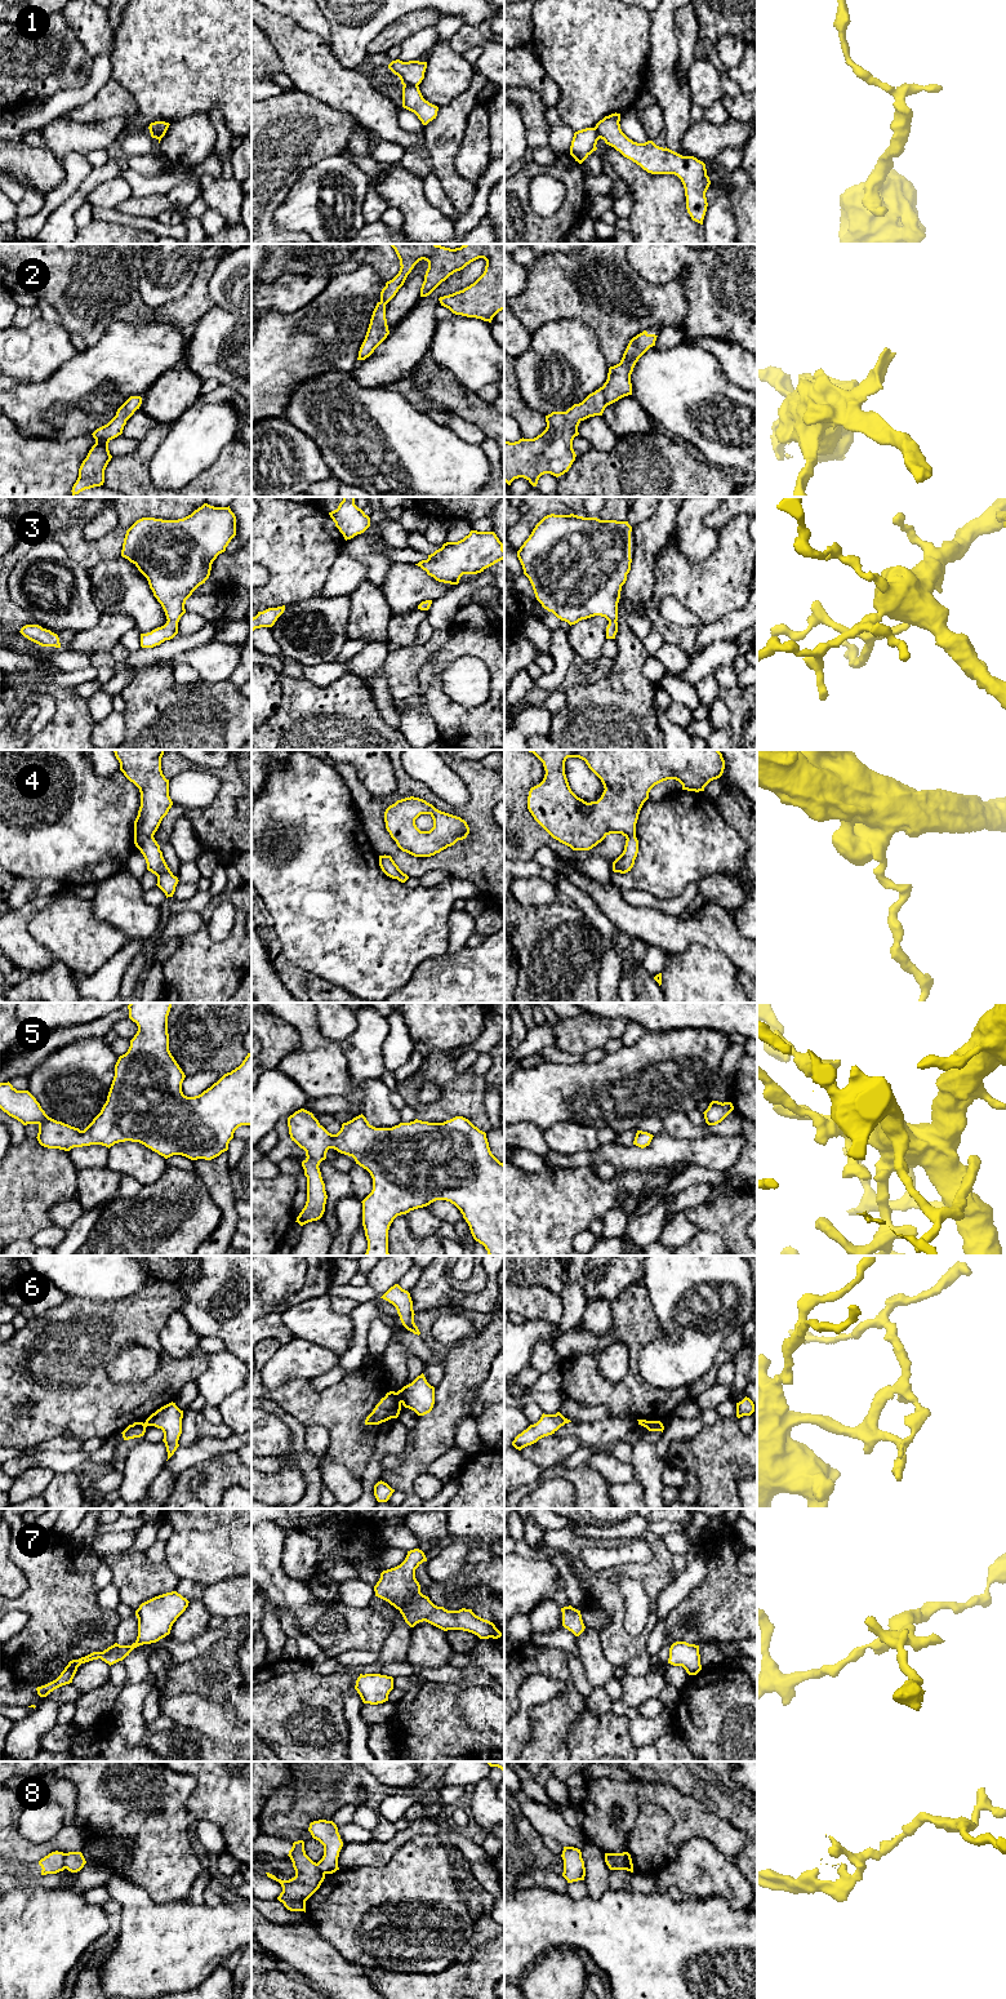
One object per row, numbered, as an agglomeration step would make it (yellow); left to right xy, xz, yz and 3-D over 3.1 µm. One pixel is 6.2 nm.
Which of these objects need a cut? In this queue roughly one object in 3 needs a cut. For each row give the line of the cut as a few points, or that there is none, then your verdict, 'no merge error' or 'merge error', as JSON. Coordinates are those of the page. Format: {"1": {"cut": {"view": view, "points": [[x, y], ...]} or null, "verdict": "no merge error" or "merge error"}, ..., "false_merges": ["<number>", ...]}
{"1": {"cut": {"view": "xz", "points": [[404, 84], [417, 85]]}, "verdict": "merge error"}, "2": {"cut": null, "verdict": "no merge error"}, "3": {"cut": null, "verdict": "no merge error"}, "4": {"cut": {"view": "xy", "points": [[152, 835], [138, 848]]}, "verdict": "merge error"}, "5": {"cut": null, "verdict": "no merge error"}, "6": {"cut": {"view": "xz", "points": [[396, 1393], [401, 1402]]}, "verdict": "merge error"}, "7": {"cut": null, "verdict": "no merge error"}, "8": {"cut": {"view": "xy", "points": [[66, 1853], [65, 1868]]}, "verdict": "merge error"}, "false_merges": ["1", "4", "6", "8"]}

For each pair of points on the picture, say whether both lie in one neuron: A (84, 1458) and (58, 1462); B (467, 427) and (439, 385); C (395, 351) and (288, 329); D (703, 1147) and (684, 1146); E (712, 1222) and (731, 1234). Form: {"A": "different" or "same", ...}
{"A": "same", "B": "different", "C": "different", "D": "same", "E": "same"}

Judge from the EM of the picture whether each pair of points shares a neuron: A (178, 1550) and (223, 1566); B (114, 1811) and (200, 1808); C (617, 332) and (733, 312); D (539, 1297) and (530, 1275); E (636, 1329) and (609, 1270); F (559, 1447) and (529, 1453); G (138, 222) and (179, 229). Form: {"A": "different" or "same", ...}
{"A": "same", "B": "different", "C": "different", "D": "different", "E": "different", "F": "same", "G": "same"}

